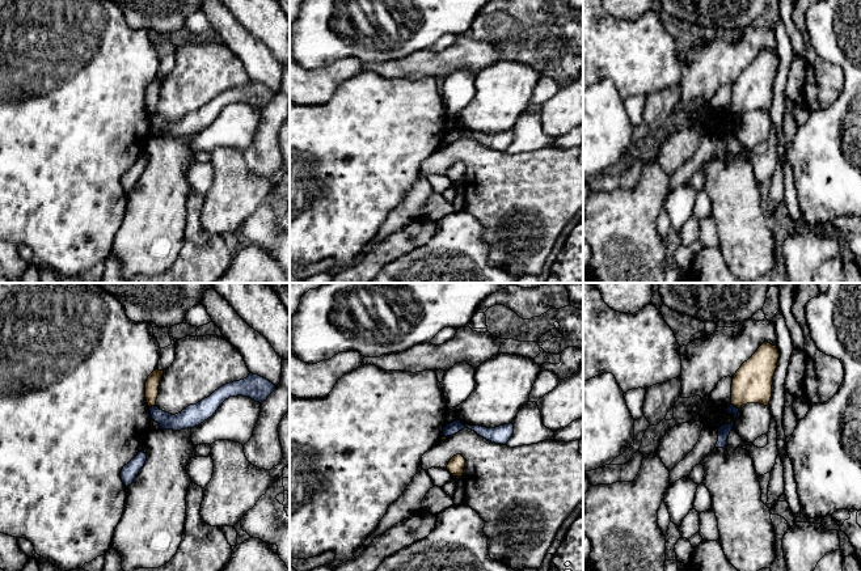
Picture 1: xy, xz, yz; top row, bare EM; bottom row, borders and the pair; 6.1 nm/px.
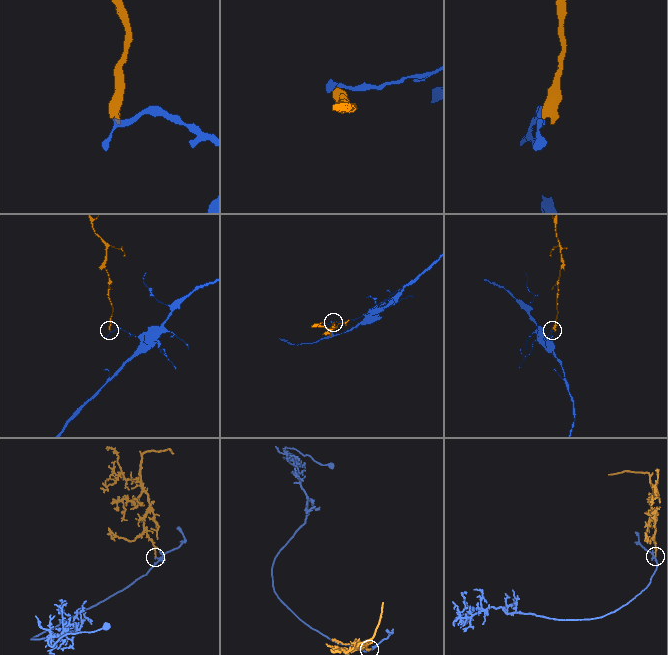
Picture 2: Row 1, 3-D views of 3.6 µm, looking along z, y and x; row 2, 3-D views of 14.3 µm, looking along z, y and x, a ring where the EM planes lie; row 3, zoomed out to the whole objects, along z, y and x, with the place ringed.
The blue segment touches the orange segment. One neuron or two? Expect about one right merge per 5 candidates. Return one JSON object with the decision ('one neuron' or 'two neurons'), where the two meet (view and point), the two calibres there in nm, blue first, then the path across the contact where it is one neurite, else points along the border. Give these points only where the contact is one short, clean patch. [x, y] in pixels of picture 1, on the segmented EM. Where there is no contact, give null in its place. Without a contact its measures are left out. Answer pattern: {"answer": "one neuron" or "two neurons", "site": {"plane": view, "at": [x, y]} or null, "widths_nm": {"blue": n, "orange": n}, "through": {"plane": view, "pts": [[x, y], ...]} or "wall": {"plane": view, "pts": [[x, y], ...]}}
{"answer": "two neurons", "site": {"plane": "yz", "at": [734, 406]}, "widths_nm": {"blue": 60, "orange": 240}, "wall": {"plane": "yz", "pts": [[731, 404], [738, 409]]}}

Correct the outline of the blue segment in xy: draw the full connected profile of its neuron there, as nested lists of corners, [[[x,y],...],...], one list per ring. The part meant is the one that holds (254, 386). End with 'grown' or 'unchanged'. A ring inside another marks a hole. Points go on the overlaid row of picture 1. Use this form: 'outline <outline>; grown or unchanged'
outline [[[250,373],[246,378],[225,384],[215,390],[210,397],[197,405],[190,405],[181,413],[172,415],[160,410],[156,405],[149,407],[151,419],[157,422],[161,430],[181,431],[194,428],[211,418],[219,406],[229,397],[249,397],[262,403],[275,390],[275,385],[269,380]]]; unchanged

